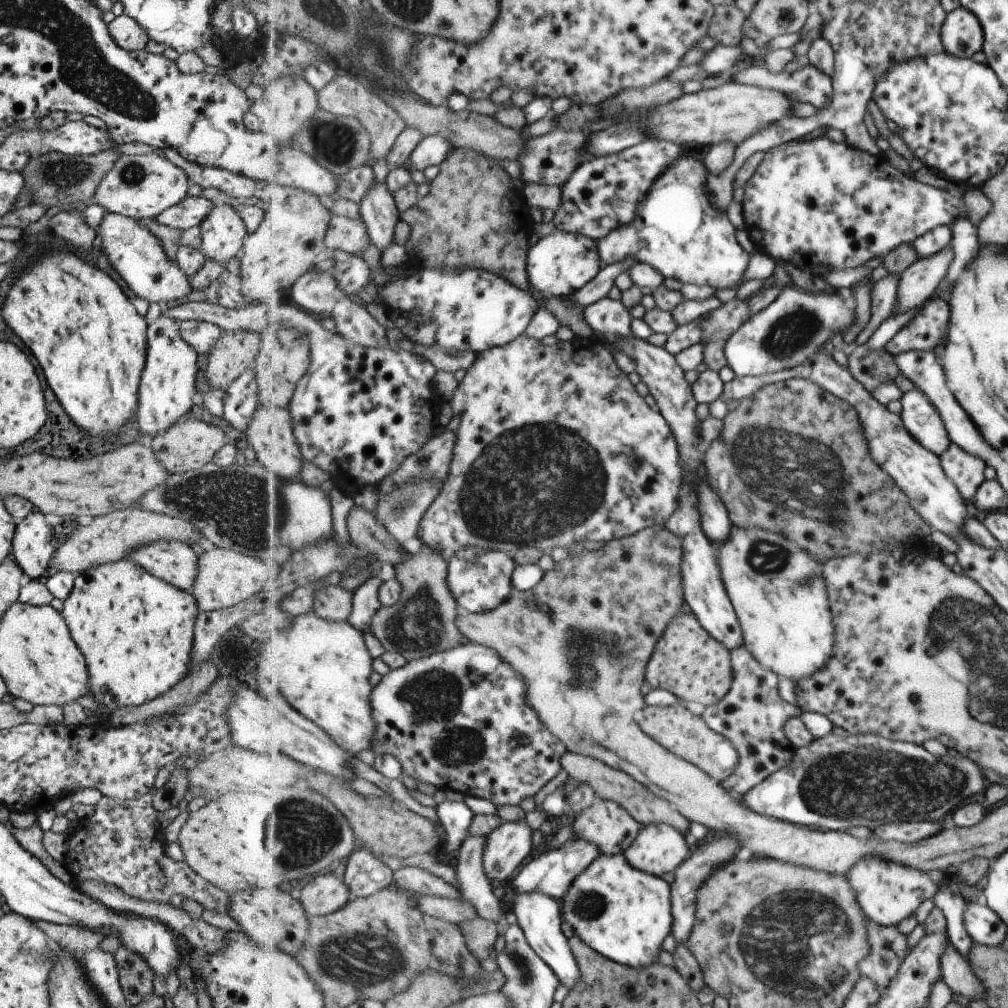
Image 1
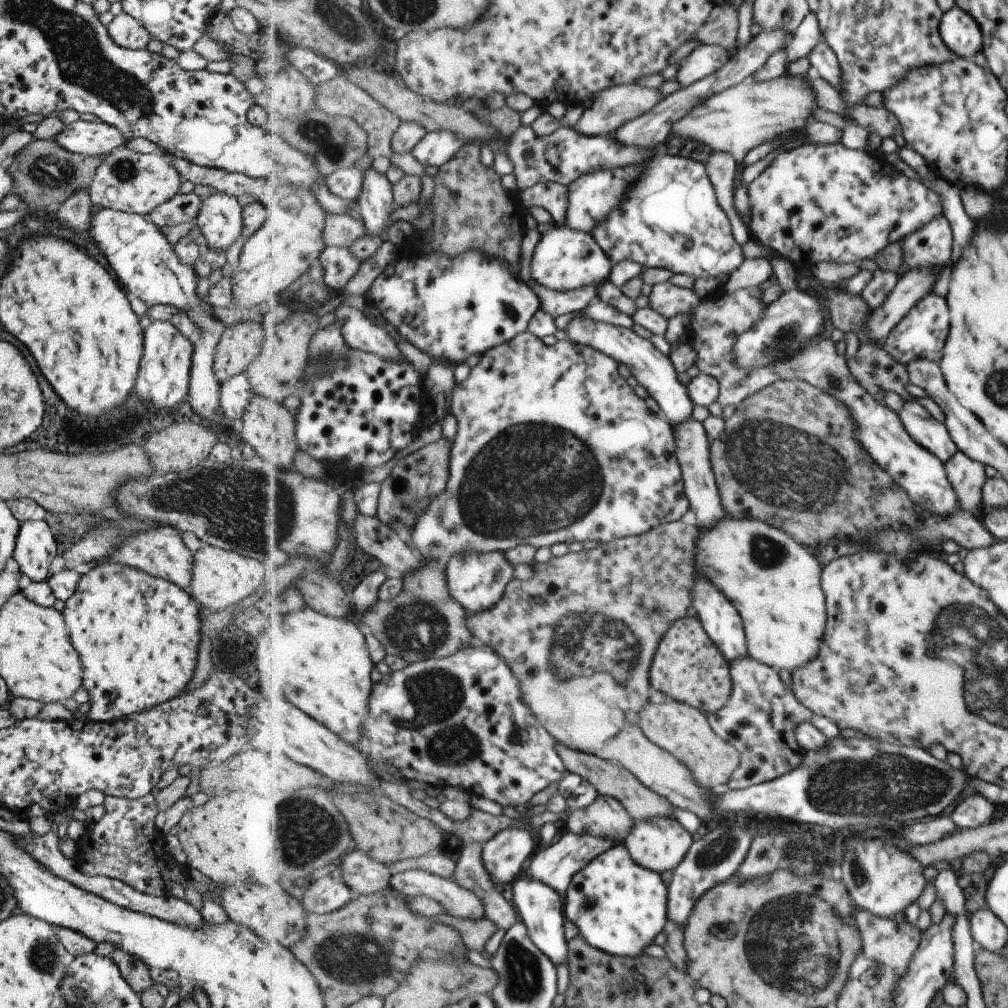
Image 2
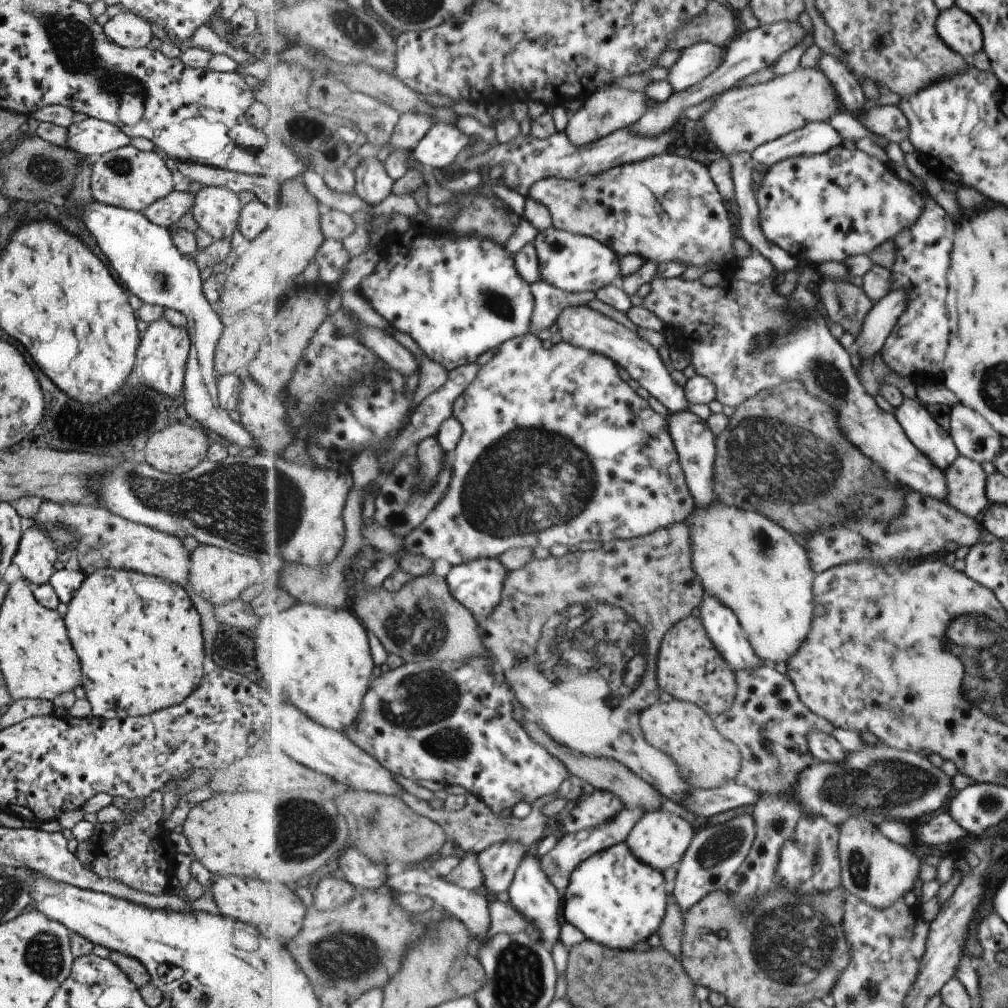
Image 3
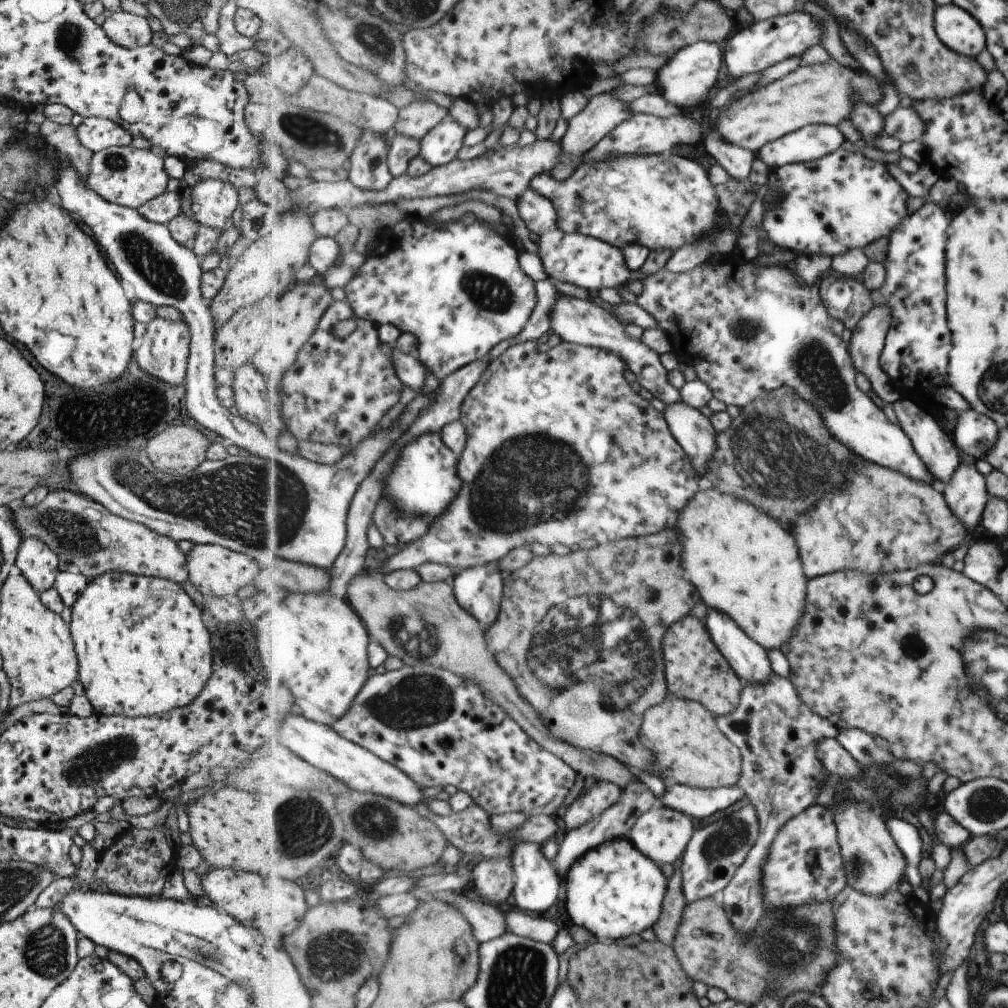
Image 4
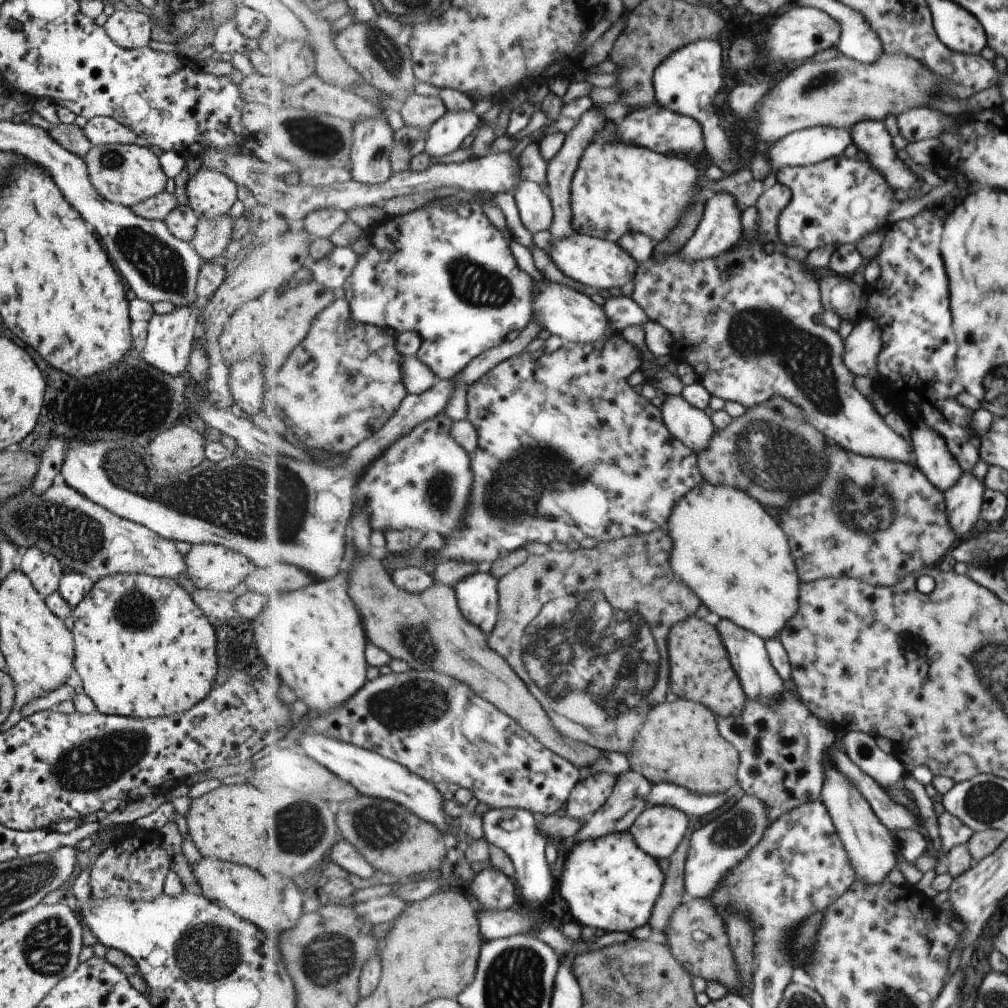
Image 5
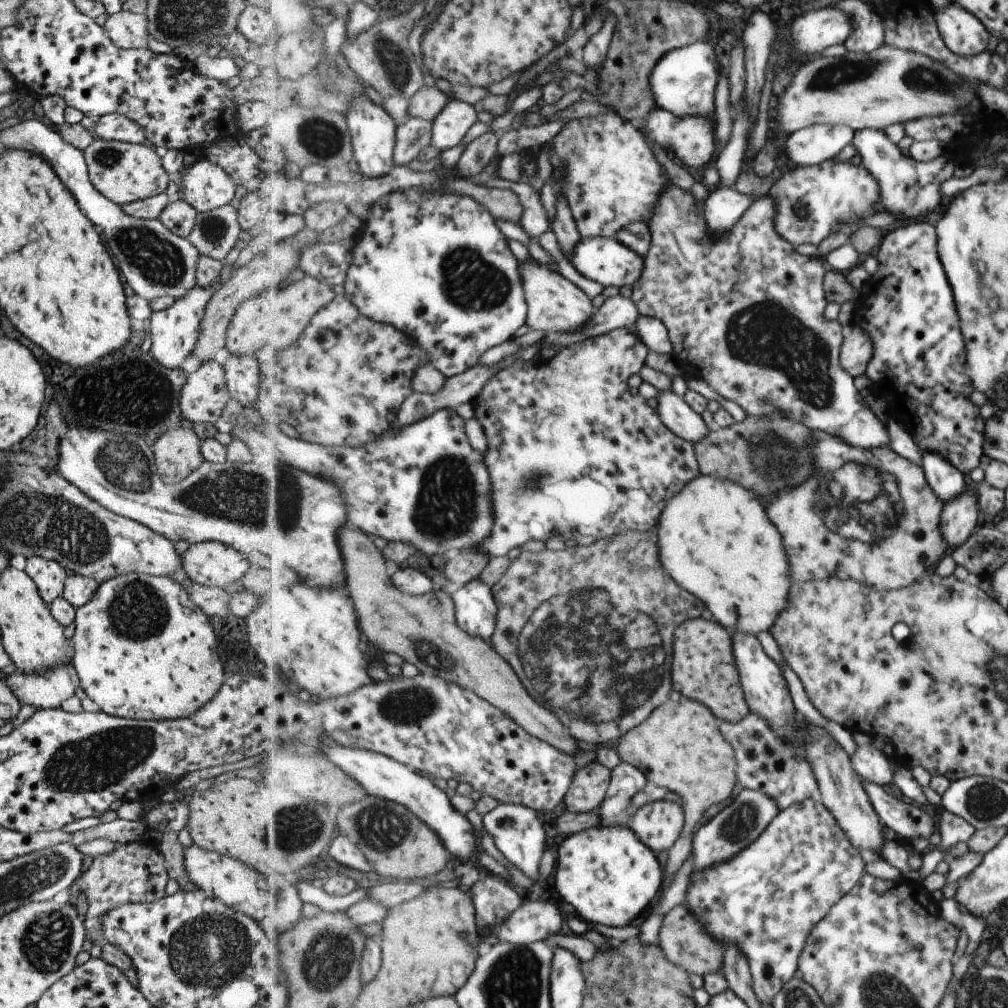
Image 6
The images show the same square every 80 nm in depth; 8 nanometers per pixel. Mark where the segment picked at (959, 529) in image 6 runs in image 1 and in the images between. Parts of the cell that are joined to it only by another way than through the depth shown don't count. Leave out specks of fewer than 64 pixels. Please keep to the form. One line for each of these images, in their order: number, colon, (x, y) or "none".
1: (965, 470)
2: (966, 477)
3: (964, 479)
4: (965, 492)
5: (963, 502)

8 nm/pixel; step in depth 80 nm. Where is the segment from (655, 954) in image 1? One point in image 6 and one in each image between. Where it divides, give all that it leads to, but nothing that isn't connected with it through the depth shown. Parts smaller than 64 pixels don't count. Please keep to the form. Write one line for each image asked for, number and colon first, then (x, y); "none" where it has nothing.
2: (620, 907)
3: (616, 899)
4: (614, 890)
5: (611, 883)
6: (608, 874)

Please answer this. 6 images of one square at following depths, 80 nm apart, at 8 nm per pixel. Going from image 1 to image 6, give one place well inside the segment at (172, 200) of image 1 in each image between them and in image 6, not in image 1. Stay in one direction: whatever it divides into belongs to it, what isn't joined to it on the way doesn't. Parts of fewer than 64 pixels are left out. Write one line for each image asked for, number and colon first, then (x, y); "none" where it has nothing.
2: (127, 181)
3: (125, 177)
4: (127, 176)
5: (124, 174)
6: (122, 172)

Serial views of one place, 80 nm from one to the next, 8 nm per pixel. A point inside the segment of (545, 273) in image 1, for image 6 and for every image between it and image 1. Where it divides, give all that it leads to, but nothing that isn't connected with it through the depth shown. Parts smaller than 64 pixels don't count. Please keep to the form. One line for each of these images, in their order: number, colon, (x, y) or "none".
2: (565, 259)
3: (576, 263)
4: (582, 260)
5: (600, 263)
6: (606, 260)

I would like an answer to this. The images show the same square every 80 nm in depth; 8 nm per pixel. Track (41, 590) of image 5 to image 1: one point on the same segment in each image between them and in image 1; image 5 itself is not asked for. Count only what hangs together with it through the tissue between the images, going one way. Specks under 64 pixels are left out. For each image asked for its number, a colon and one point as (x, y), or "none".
1: (33, 542)
2: (34, 548)
3: (35, 554)
4: (38, 565)

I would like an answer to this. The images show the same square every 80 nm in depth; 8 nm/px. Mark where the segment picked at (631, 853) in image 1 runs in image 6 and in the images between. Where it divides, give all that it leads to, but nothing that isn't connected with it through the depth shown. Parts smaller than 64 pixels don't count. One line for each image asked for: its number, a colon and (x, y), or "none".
2: (661, 844)
3: (661, 838)
4: (662, 833)
5: (660, 829)
6: (659, 824)

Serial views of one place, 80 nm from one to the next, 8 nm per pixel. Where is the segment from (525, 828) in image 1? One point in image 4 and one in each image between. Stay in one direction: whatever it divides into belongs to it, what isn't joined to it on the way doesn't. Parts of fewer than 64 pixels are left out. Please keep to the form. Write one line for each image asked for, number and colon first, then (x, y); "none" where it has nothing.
2: (505, 855)
3: (499, 863)
4: (493, 879)

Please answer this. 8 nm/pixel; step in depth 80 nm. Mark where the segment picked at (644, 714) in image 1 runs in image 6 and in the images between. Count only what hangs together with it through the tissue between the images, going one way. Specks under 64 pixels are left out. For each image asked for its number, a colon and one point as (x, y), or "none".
2: (685, 731)
3: (707, 760)
4: (689, 747)
5: (680, 743)
6: (680, 746)

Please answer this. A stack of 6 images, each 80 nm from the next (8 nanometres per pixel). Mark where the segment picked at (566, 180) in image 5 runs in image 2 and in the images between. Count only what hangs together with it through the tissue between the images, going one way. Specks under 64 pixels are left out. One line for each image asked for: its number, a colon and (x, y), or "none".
2: (613, 108)
3: (608, 110)
4: (603, 113)

